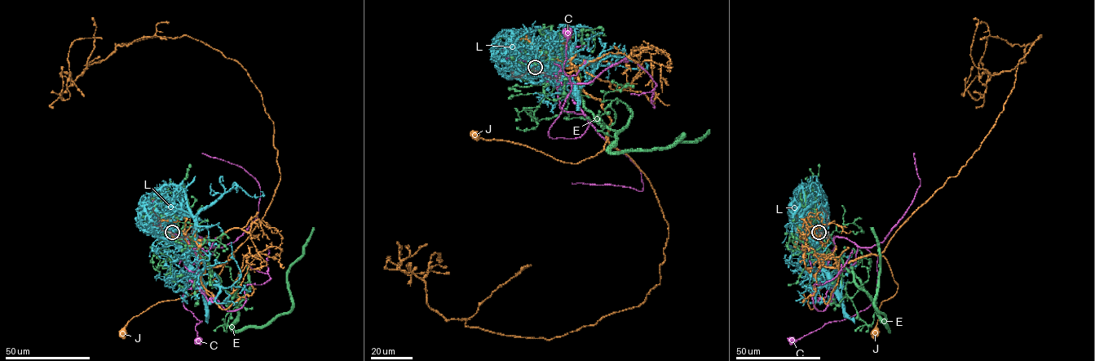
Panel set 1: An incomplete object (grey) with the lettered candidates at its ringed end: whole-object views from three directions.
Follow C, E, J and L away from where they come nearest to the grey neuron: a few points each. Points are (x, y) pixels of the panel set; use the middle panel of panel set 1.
C: (535, 67), (564, 86), (587, 117), (580, 136), (549, 132), (571, 91), (563, 67), (567, 33)
E: (534, 66), (575, 85), (585, 107), (616, 131), (612, 153), (664, 149), (709, 129)
J: (535, 67), (551, 56), (576, 70), (580, 87), (601, 101), (611, 120), (604, 149), (571, 163), (476, 135)
L: (535, 67), (547, 69), (580, 86), (601, 60), (616, 55), (619, 57), (608, 69), (607, 82)

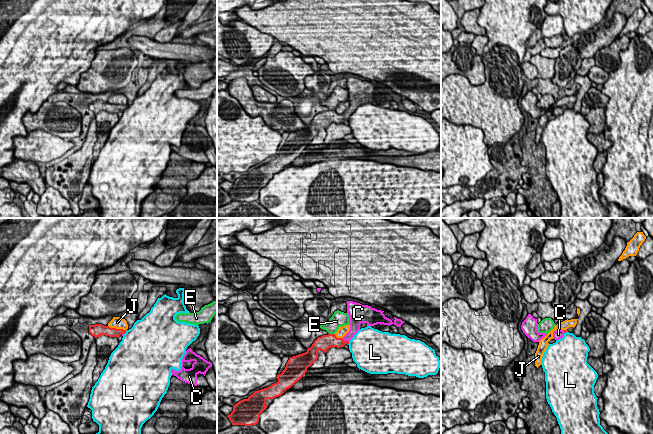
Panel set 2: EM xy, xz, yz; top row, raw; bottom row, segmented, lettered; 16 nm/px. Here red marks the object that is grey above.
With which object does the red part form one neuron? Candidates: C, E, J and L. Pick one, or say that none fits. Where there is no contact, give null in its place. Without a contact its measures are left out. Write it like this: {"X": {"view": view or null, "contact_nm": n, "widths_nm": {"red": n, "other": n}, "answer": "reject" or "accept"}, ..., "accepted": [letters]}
{"C": {"view": "xz", "contact_nm": 120, "widths_nm": {"red": 220, "other": 140}, "answer": "accept"}, "E": {"view": "xz", "contact_nm": 100, "widths_nm": {"red": 240, "other": 240}, "answer": "reject"}, "J": {"view": "xy", "contact_nm": 320, "widths_nm": {"red": 160, "other": 190}, "answer": "reject"}, "L": {"view": "xy", "contact_nm": 100, "widths_nm": {"red": 160, "other": 500}, "answer": "reject"}, "accepted": ["C"]}

